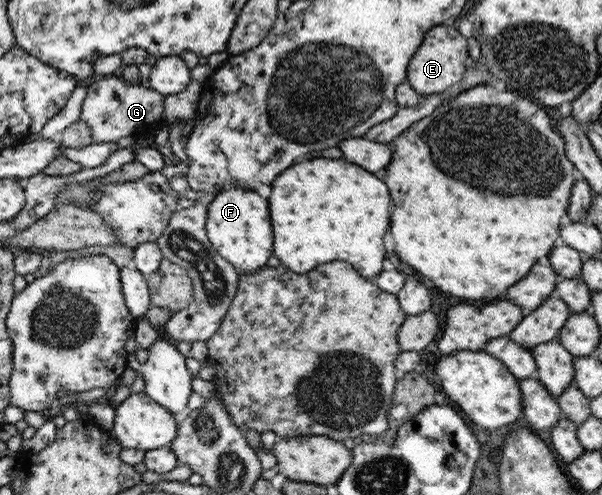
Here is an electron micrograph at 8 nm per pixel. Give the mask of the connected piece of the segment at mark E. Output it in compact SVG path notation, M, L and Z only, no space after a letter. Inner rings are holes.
M445 23L435 25L423 36L419 47L411 56L406 67L405 81L421 97L442 93L445 89L451 88L451 85L455 85L462 80L468 62L465 37Z

